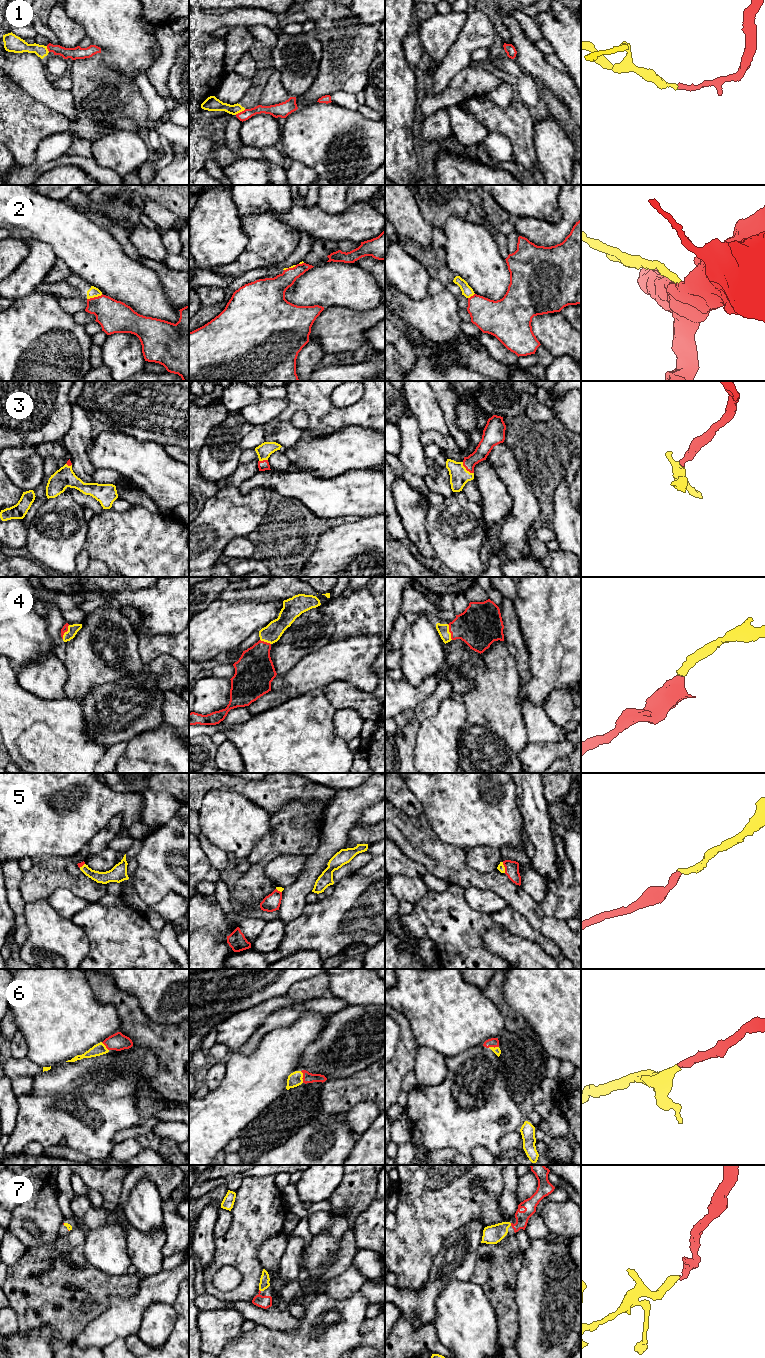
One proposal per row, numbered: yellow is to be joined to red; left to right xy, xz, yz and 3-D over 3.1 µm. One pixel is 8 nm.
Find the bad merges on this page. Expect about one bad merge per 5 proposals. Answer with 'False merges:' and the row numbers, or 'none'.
False merges: 2

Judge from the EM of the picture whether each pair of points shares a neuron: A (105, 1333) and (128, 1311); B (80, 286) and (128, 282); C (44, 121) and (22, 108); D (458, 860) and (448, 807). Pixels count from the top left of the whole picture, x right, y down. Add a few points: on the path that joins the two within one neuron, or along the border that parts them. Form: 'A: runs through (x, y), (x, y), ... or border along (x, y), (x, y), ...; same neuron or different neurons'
A: runs through (111, 1327), (122, 1317); same neuron
B: border along (73, 273), (92, 285); different neurons
C: runs through (39, 121), (35, 121), (27, 113); same neuron
D: border along (435, 832), (441, 840), (459, 846), (465, 851); different neurons

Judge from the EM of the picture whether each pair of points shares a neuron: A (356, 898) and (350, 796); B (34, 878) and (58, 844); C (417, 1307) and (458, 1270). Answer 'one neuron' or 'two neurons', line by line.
A: two neurons
B: two neurons
C: one neuron

